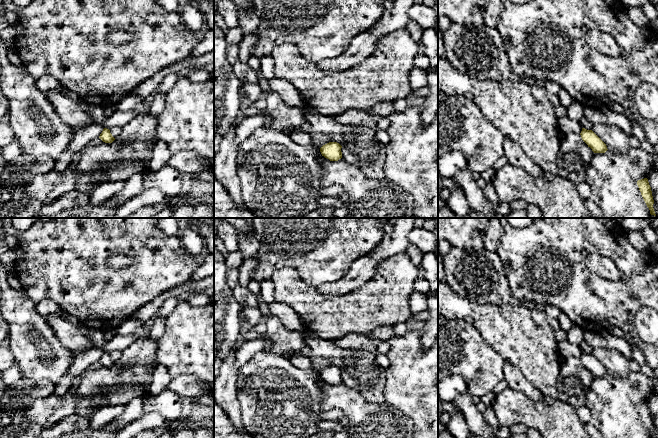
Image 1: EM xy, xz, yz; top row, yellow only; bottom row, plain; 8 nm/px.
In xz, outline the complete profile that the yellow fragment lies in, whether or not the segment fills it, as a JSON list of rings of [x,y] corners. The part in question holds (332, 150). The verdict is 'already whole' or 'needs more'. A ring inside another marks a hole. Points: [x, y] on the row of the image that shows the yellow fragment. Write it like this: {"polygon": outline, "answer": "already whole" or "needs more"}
{"polygon": [[[329,142],[320,148],[322,156],[330,161],[338,161],[342,158],[342,146],[337,142]]], "answer": "already whole"}

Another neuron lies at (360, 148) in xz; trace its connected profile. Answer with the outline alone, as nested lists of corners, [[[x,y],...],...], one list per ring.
[[[307,105],[303,109],[316,148],[337,142],[342,146],[342,158],[346,163],[358,167],[368,178],[385,179],[386,146],[376,139],[373,128],[343,125],[335,116],[323,116]]]

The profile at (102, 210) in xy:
[[[106,202],[99,205],[88,203],[85,206],[74,207],[53,216],[36,216],[34,218],[115,218],[117,208],[108,207]]]

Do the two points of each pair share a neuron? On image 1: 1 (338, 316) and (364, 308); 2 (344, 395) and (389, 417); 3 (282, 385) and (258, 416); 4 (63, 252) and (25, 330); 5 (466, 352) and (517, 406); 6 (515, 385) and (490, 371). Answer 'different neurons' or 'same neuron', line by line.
1: same neuron
2: same neuron
3: same neuron
4: different neurons
5: different neurons
6: different neurons

